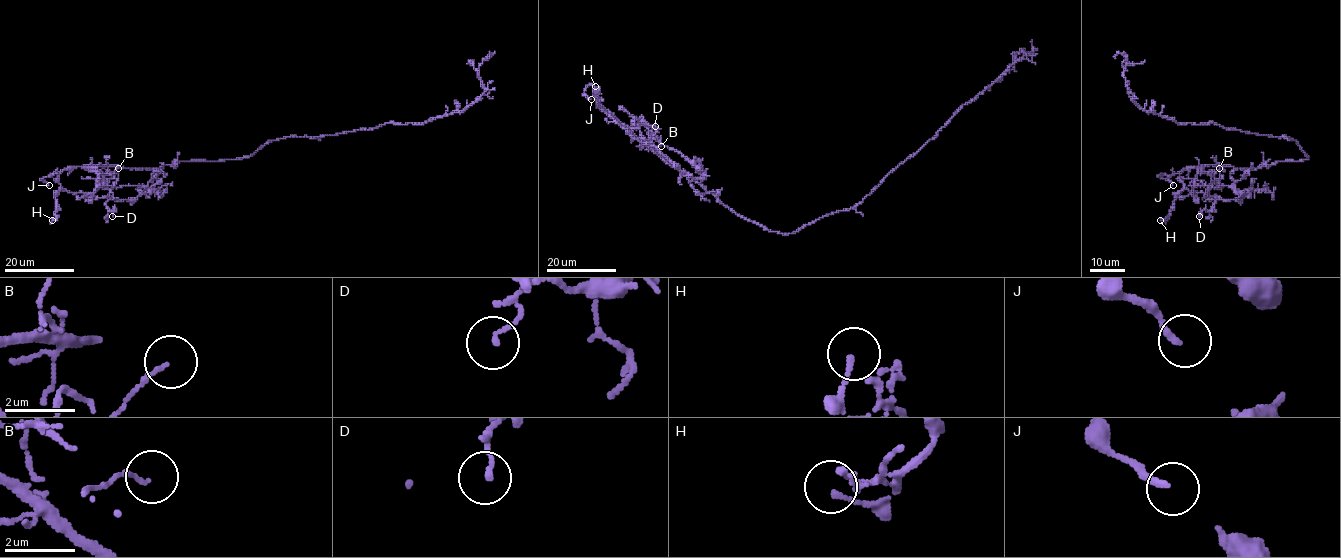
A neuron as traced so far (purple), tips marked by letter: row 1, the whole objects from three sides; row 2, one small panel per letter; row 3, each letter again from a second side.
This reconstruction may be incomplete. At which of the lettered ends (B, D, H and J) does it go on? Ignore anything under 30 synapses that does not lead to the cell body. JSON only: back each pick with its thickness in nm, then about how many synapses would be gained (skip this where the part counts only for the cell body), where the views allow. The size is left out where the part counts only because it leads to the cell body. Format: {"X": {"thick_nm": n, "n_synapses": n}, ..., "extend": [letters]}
{"J": {"thick_nm": 180}, "extend": ["J"]}

